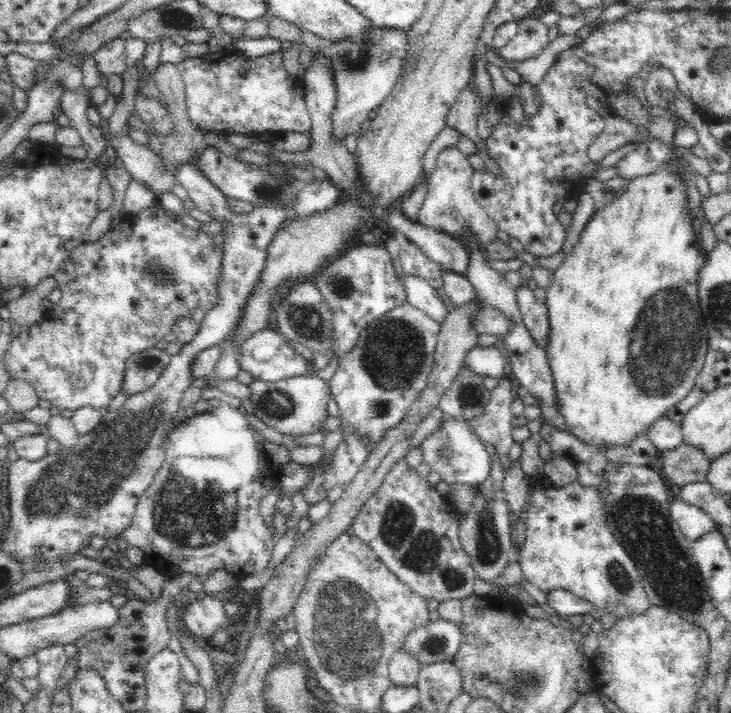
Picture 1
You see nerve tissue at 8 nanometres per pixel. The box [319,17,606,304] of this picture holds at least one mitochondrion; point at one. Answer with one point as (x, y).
(353, 62)

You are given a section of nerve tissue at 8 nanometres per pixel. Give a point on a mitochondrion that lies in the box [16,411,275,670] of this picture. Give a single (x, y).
(191, 515)

